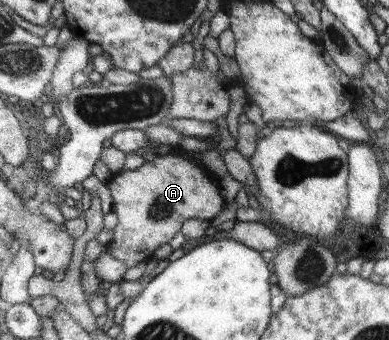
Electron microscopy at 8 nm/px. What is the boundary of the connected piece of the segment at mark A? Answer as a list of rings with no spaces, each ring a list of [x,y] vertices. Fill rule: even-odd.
[[[167,150],[157,152],[157,156],[152,161],[144,162],[136,170],[113,175],[107,185],[113,198],[112,210],[118,216],[118,223],[113,229],[114,235],[109,243],[110,254],[124,262],[128,268],[146,262],[160,246],[172,242],[176,234],[182,230],[184,222],[188,222],[190,218],[213,219],[224,206],[220,190],[208,178],[205,168],[200,168]]]

